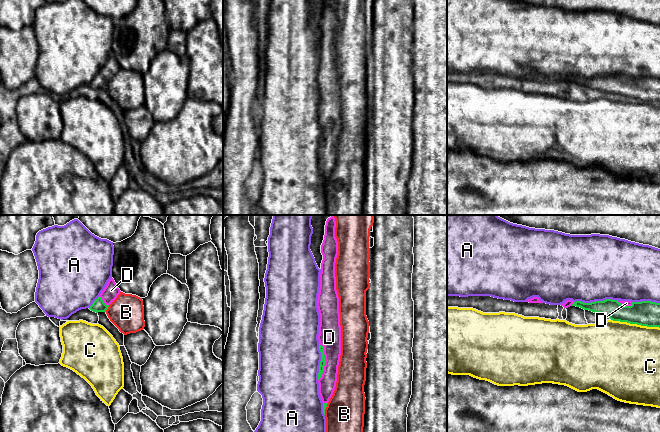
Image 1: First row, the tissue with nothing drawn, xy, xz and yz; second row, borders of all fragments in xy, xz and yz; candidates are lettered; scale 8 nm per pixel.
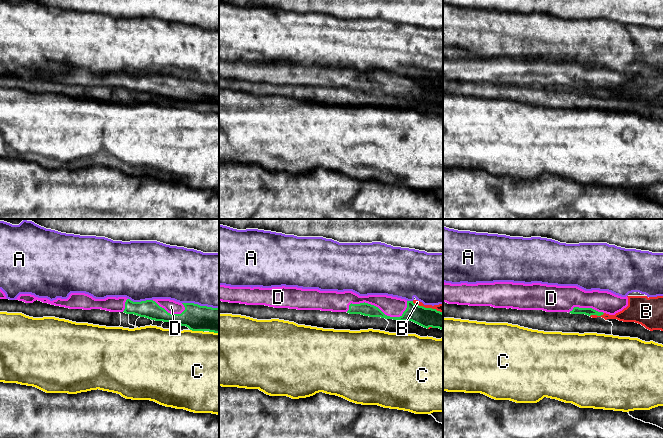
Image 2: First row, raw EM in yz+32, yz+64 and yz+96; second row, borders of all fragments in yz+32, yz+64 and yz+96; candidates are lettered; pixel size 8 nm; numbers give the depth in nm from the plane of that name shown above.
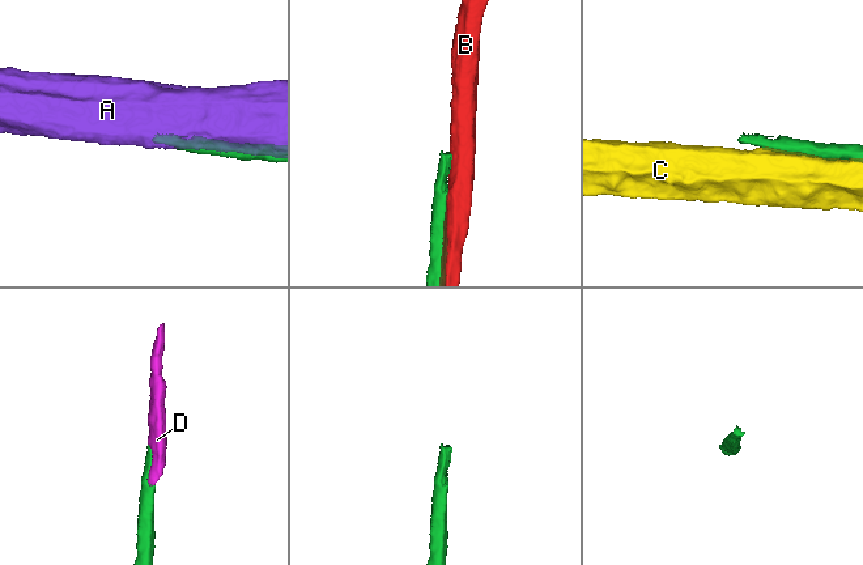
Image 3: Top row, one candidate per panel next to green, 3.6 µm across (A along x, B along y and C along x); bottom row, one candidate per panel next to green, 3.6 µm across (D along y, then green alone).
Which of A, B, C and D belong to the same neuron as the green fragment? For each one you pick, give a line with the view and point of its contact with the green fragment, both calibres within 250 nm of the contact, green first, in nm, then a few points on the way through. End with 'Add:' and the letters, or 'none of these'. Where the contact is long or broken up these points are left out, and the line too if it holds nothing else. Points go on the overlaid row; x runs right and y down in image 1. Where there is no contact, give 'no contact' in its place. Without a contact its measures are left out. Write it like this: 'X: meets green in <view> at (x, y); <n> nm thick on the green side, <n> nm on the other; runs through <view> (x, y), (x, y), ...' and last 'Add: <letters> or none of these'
D: meets green in xz at (324, 362); 50 nm thick on the green side, 180 nm on the other; runs through xz (322, 363), (324, 362), (329, 357), (329, 337)
Add: D

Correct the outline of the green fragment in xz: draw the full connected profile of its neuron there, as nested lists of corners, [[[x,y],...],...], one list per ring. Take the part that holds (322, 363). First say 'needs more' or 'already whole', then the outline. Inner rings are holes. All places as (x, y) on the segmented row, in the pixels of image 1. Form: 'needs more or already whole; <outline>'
needs more; [[[334,215],[327,219],[324,240],[321,245],[320,288],[317,307],[320,314],[319,350],[321,361],[318,373],[319,394],[323,402],[323,413],[336,387],[341,355],[341,326],[339,297],[336,290],[335,263],[338,242],[335,237]]]

